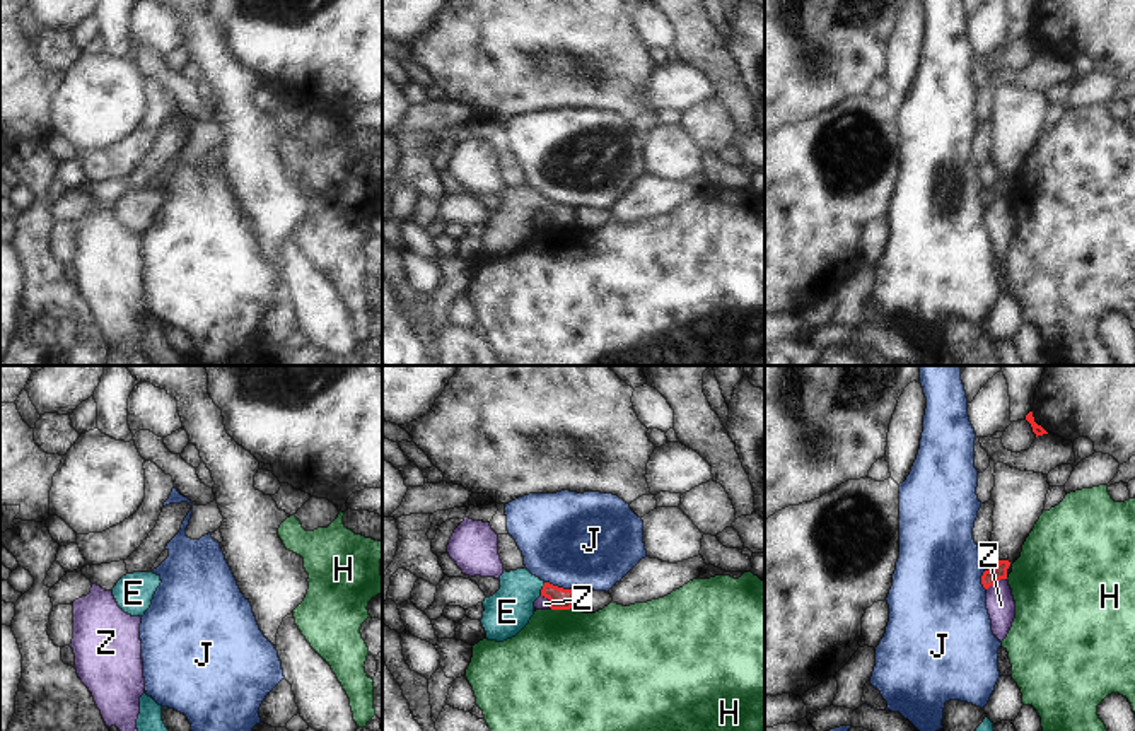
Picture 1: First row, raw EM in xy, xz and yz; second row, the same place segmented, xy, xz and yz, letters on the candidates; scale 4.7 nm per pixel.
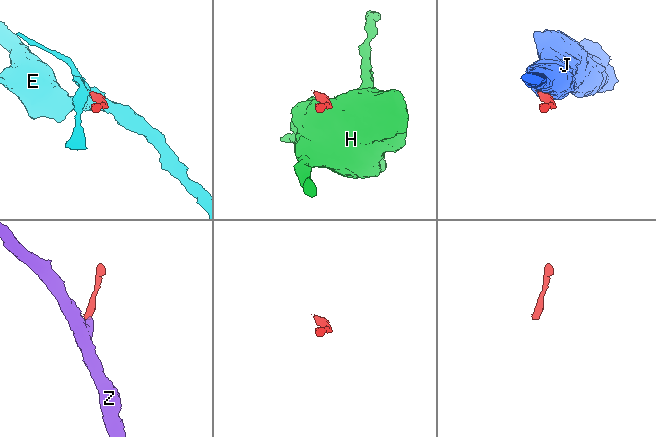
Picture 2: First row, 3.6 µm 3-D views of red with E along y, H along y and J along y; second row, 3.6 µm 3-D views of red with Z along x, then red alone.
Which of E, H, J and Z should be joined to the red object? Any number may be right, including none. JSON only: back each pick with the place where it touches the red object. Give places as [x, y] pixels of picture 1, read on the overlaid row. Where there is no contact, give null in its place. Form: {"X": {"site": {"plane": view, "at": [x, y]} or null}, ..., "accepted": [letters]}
{"E": {"site": {"plane": "xz", "at": [541, 590]}}, "accepted": ["E"]}

